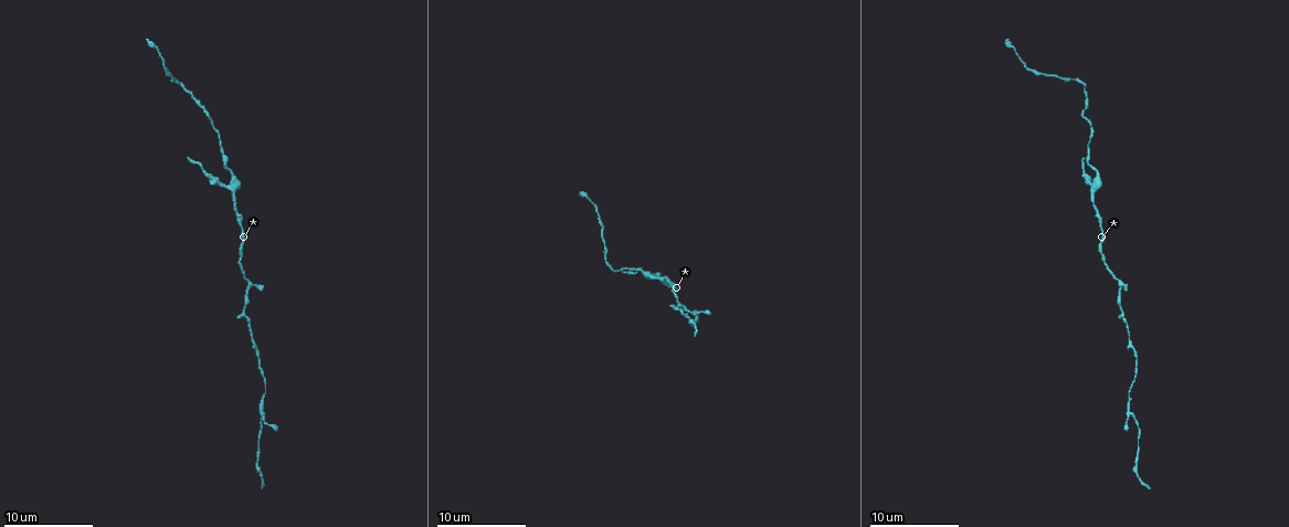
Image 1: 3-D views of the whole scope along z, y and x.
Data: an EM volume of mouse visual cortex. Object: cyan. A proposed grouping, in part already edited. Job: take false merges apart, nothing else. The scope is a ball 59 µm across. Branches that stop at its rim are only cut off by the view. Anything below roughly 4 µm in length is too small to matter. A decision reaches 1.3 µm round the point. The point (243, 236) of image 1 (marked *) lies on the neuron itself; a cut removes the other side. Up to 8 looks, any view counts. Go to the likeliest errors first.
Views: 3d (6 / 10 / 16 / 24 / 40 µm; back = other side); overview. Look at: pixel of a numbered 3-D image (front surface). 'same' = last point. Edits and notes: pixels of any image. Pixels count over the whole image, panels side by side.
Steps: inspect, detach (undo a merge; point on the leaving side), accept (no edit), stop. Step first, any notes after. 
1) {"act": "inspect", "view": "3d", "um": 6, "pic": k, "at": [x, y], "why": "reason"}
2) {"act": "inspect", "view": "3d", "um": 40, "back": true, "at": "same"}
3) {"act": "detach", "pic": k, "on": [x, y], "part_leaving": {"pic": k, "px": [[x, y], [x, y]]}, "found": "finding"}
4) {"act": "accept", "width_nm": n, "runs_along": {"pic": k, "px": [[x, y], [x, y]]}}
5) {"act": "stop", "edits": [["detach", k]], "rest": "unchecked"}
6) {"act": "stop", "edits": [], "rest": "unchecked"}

{"act": "inspect", "view": "3d", "um": 6, "pic": 1, "at": [230, 185]}

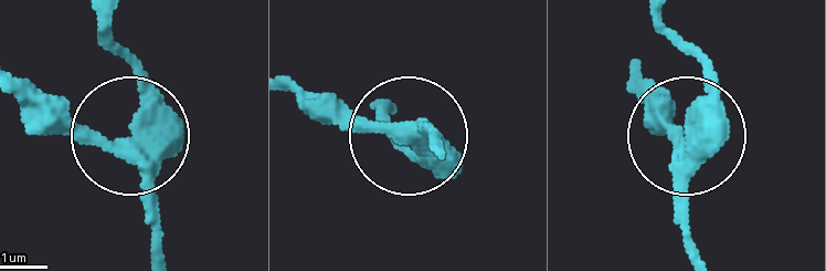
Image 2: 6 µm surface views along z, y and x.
{"act": "detach", "pic": 2, "on": [86, 132], "width_nm": 370, "part_leaving": {"pic": 2, "px": [[139, 173], [60, 129], [12, 82]]}, "found": "a second neuron is stuck on"}

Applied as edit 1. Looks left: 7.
{"act": "inspect", "view": "overview"}

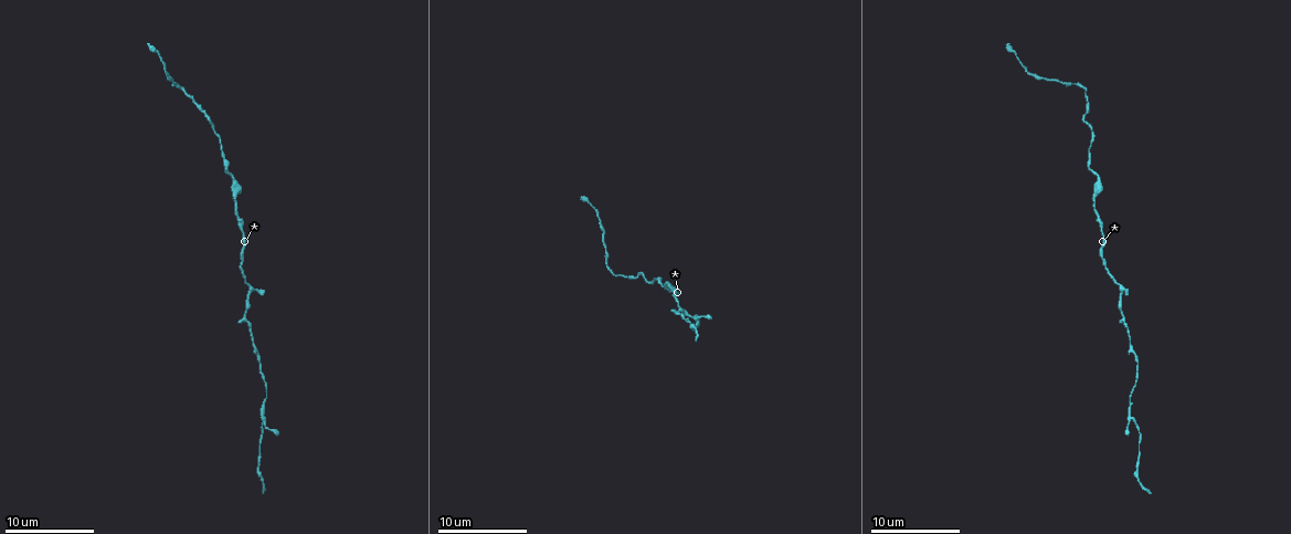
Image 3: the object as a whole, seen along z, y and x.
{"act": "inspect", "view": "3d", "um": 6, "pic": 3, "at": [246, 314], "why": "thin neck"}

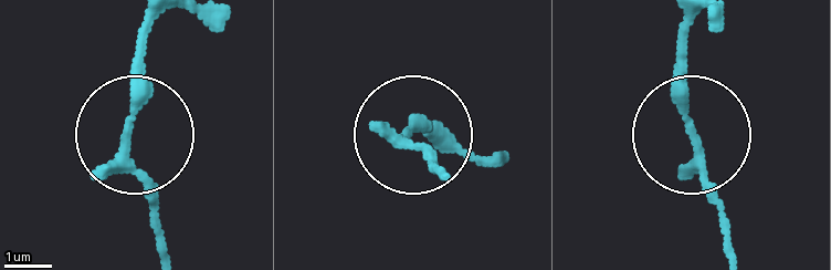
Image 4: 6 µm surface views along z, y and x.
{"act": "accept", "arms": 3, "runs_along": {"pic": 4, "px": [[148, 21], [148, 92], [124, 152], [160, 247]]}, "found": "all the same neuron"}

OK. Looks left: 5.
{"act": "inspect", "view": "3d", "um": 10, "pic": 3, "at": [1082, 120], "why": "sudden change in width"}

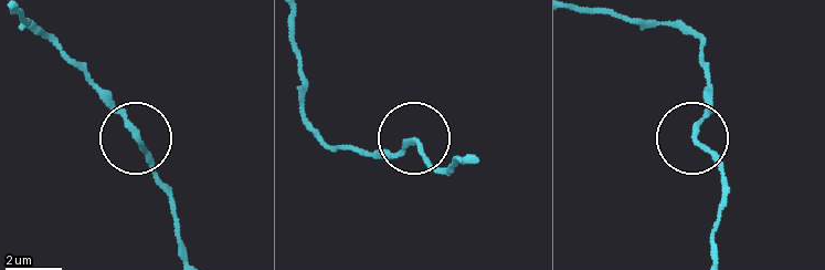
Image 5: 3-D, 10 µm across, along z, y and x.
{"act": "inspect", "view": "3d", "um": 6, "pic": 5, "at": [134, 135], "why": "zoom in"}

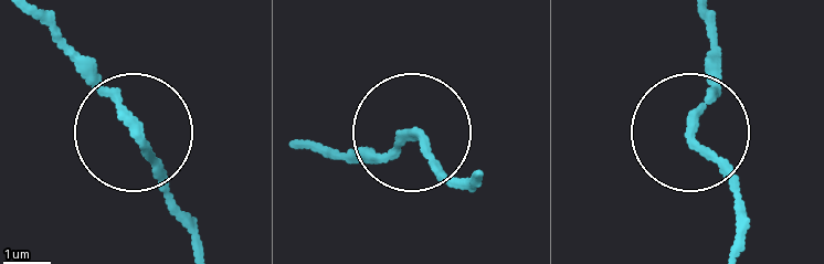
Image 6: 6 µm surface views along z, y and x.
{"act": "accept", "found": "continuous, no second neuron"}

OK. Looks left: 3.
{"act": "inspect", "view": "3d", "um": 10, "pic": 3, "at": [264, 404], "why": "sudden change in width"}

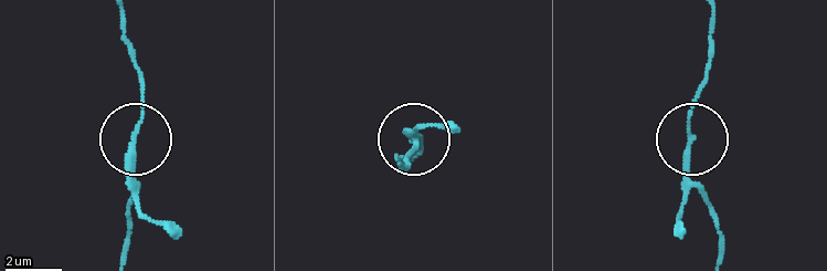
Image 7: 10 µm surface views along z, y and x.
{"act": "accept", "runs_along": {"pic": 7, "px": [[123, 20], [144, 98], [137, 126], [137, 217]]}, "found": "one neuron here"}

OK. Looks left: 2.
{"act": "stop", "edits": [["detach", 2]], "rest": "unchecked"}

